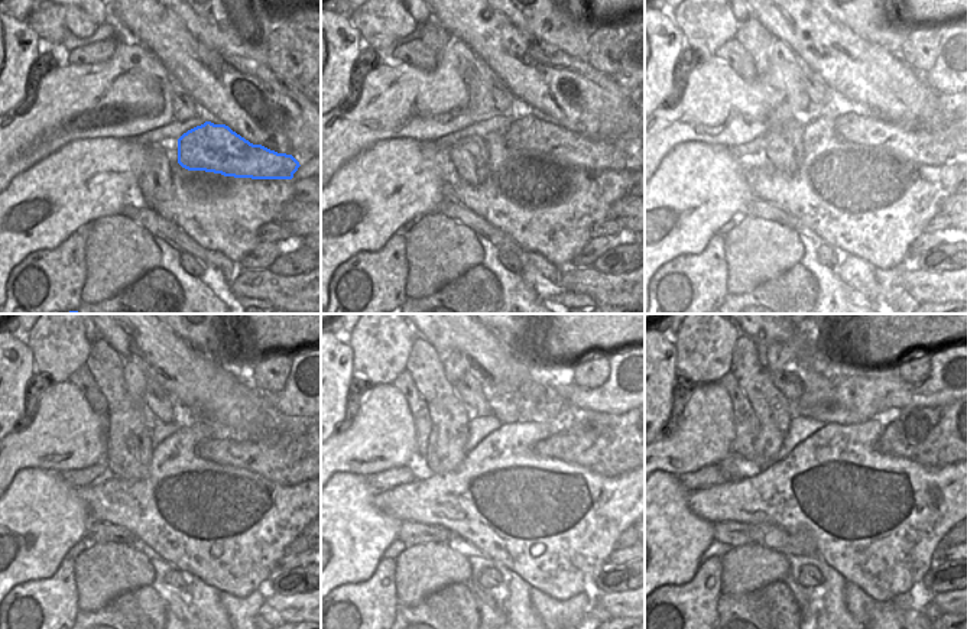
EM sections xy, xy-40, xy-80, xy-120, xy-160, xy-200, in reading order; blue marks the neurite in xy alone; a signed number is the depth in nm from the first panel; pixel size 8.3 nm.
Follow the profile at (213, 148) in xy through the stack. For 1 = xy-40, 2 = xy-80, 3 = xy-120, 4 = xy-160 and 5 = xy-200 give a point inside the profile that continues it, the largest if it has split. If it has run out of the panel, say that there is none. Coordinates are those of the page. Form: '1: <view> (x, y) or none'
1: xy-40 (549, 140)
2: xy-80 (934, 142)
3: xy-120 (289, 453)
4: xy-160 (609, 444)
5: xy-200 (934, 437)

